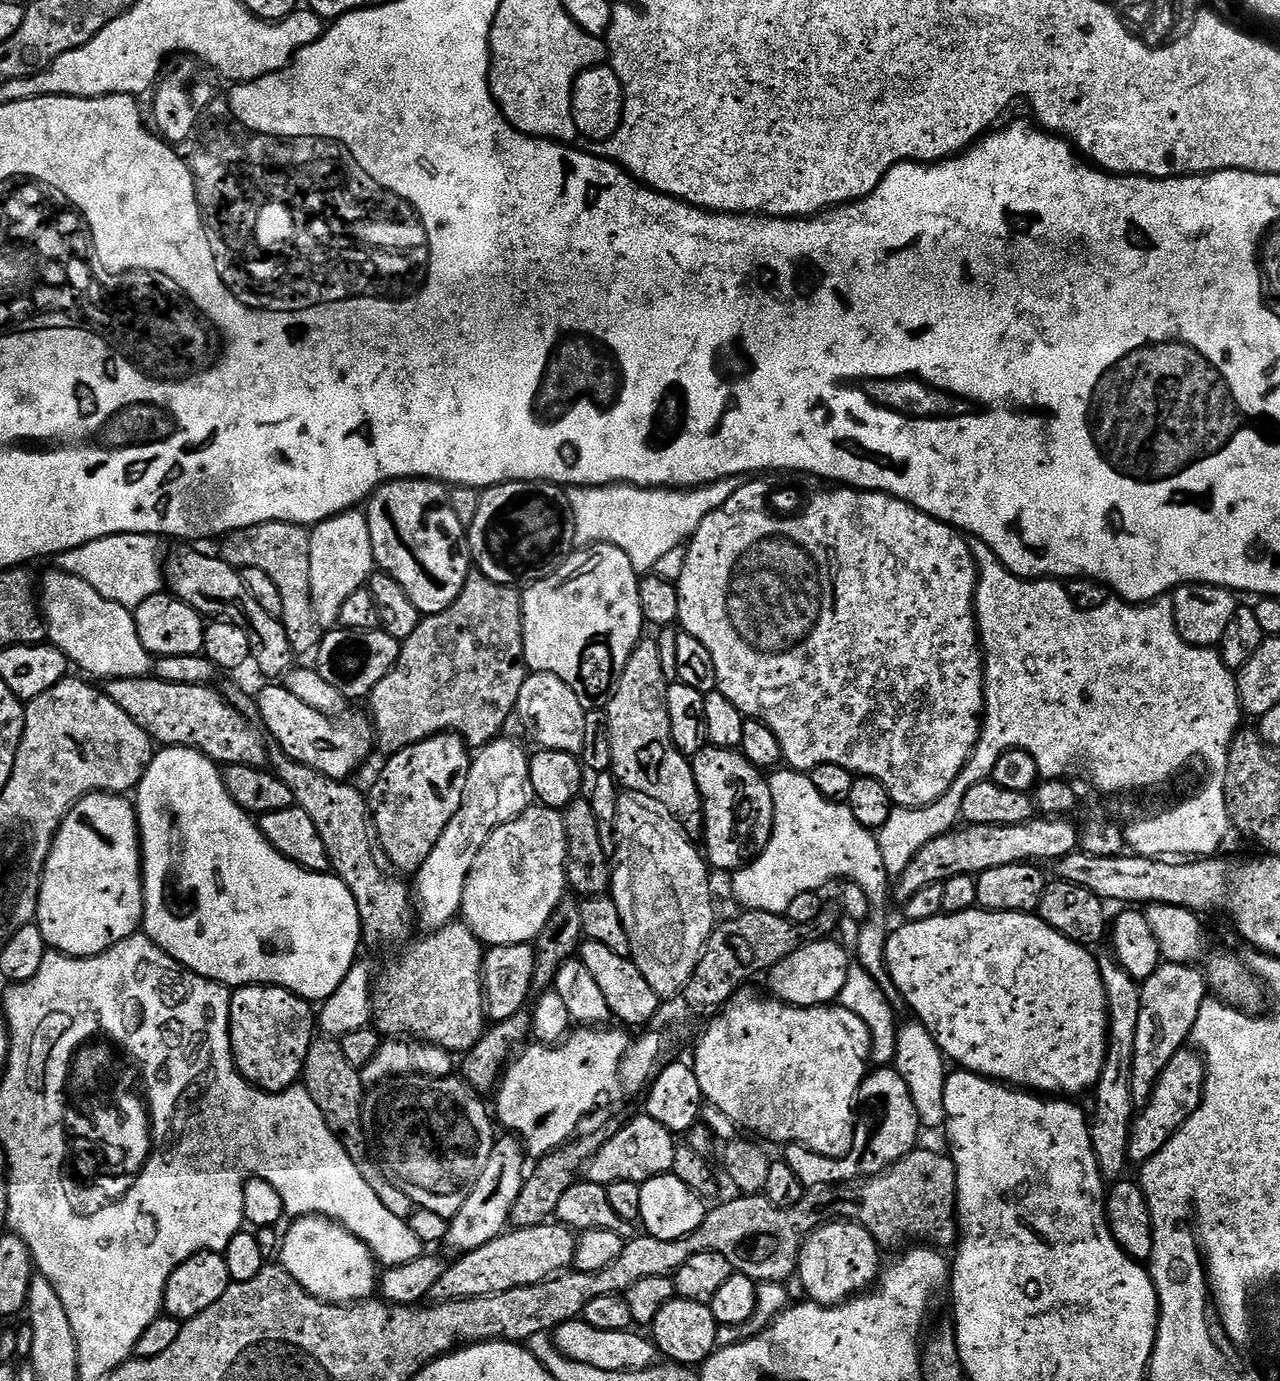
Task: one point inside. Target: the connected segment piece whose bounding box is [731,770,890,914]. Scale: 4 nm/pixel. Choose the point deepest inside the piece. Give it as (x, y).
(814, 841)

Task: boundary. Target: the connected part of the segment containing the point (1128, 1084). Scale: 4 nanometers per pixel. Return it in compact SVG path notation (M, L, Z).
M1111 955L1099 957L1100 977L1104 983L1104 993L1108 999L1108 1052L1104 1055L1104 1069L1100 1081L1096 1083L1096 1109L1090 1112L1090 1127L1092 1130L1092 1149L1100 1167L1100 1175L1105 1181L1115 1182L1125 1175L1124 1167L1129 1167L1128 1139L1132 1133L1134 1119L1134 1105L1132 1102L1132 1063L1136 1049L1136 1035L1138 1034L1138 1010L1140 1009L1140 984L1132 979L1125 968L1120 967Z

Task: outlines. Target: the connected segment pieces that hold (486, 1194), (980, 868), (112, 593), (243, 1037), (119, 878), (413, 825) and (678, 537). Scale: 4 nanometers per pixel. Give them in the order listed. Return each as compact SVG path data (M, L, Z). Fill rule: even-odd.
M504 1134L497 1139L492 1148L490 1162L486 1162L486 1170L482 1170L482 1178L478 1178L478 1186L470 1190L470 1198L462 1202L462 1210L448 1220L448 1233L442 1241L452 1254L463 1254L478 1250L478 1246L486 1246L494 1238L504 1235L512 1218L512 1207L518 1202L518 1194L526 1179L526 1149L517 1137Z
M1033 818L1026 824L1014 826L982 826L974 824L961 827L959 830L947 832L930 842L902 870L902 874L894 884L894 900L897 905L904 905L914 898L922 886L930 886L954 878L958 874L976 876L990 870L994 866L1007 864L1027 864L1029 862L1044 862L1040 860L1060 860L1078 848L1077 825L1067 824L1064 818Z
M124 532L120 536L103 536L69 552L60 553L58 568L59 571L68 572L71 576L82 578L82 582L94 586L94 590L98 590L98 594L102 594L102 598L120 604L123 608L134 610L142 602L146 602L146 598L150 598L155 592L159 592L165 587L166 576L162 571L160 544L161 541L157 537L145 536L143 532Z
M245 986L232 992L232 1057L236 1060L236 1070L244 1075L249 1084L265 1092L284 1092L301 1079L306 1054L318 1028L318 1020L312 1008L313 1005L301 996L275 986Z
M91 792L83 796L72 809L69 810L66 819L60 823L56 832L56 841L52 843L52 849L48 855L48 861L44 867L44 877L40 883L40 897L38 898L38 910L36 911L35 924L42 930L42 938L45 945L51 951L66 956L83 958L86 956L101 956L110 946L122 942L126 938L137 935L141 931L144 922L144 878L142 875L142 845L136 819L136 809L133 801L124 794L111 792Z
M447 731L391 753L385 760L388 761L372 788L372 796L370 792L374 836L379 851L397 873L415 874L430 858L430 850L442 838L442 830L450 826L450 818L458 814L458 806L462 806L472 756L462 737Z
M736 478L715 480L698 488L673 490L663 488L637 488L631 484L611 486L576 486L568 492L568 504L576 522L576 543L613 544L630 558L638 574L648 574L659 560L664 560L676 547L692 539L702 526L702 518L718 510L740 488Z

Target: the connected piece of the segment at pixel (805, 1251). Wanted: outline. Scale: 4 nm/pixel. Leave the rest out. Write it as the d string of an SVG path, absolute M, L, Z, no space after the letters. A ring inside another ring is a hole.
M829 1222L817 1228L804 1241L804 1248L800 1251L798 1281L808 1295L805 1297L825 1306L839 1306L863 1293L882 1271L879 1251L876 1239L861 1224Z

